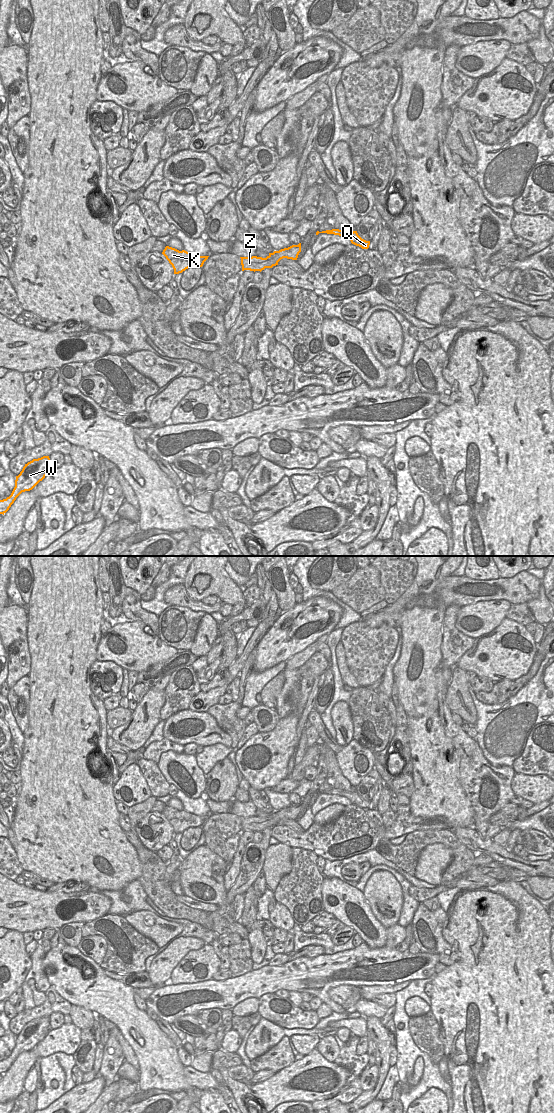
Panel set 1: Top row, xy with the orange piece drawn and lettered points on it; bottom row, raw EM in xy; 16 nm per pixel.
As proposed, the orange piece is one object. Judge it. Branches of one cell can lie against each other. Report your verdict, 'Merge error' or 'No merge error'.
Merge error

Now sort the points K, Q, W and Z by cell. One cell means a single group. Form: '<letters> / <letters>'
K Q Z / W

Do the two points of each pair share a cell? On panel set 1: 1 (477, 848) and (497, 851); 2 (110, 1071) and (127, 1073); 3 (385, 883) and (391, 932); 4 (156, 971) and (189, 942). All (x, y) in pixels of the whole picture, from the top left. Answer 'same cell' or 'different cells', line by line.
1: same cell
2: different cells
3: different cells
4: same cell

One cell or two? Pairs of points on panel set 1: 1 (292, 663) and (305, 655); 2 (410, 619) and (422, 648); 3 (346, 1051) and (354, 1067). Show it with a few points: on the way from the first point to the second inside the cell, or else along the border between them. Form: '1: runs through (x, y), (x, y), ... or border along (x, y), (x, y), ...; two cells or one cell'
1: runs through (295, 662), (302, 657); one cell
2: runs through (417, 626), (421, 630), (421, 641); one cell
3: runs through (347, 1055), (347, 1058), (352, 1063); one cell

